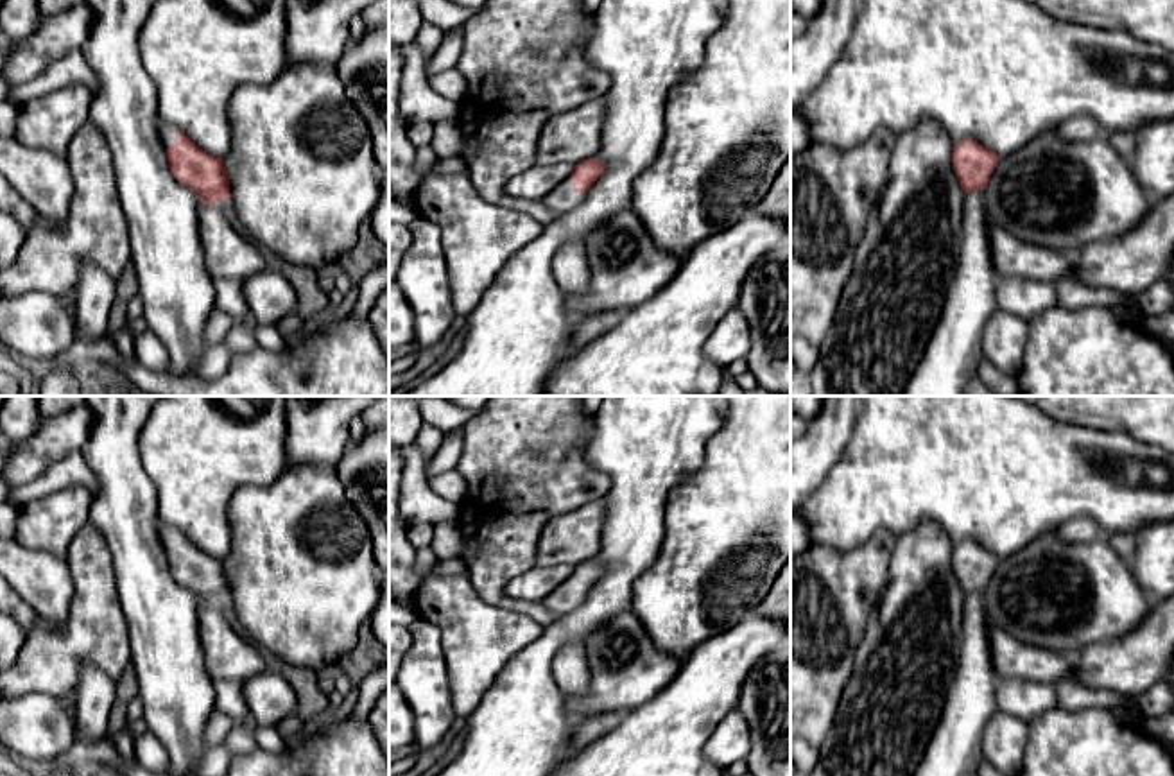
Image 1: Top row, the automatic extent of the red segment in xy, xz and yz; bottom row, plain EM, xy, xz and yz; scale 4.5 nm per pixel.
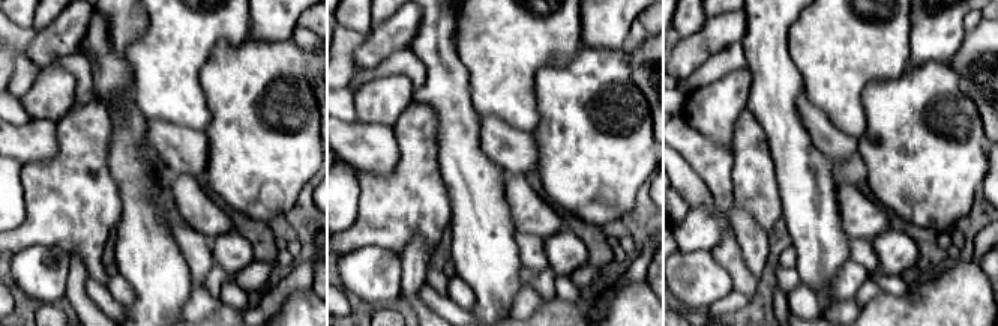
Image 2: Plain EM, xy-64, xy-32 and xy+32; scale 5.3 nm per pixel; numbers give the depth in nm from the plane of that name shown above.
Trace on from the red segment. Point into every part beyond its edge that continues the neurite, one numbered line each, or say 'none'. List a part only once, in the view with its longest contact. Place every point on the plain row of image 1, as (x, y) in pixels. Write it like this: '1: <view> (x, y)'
1: xz (561, 601)

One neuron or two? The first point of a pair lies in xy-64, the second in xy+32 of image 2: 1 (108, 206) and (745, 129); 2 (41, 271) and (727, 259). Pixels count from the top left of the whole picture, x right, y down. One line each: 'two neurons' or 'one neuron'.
1: one neuron
2: two neurons

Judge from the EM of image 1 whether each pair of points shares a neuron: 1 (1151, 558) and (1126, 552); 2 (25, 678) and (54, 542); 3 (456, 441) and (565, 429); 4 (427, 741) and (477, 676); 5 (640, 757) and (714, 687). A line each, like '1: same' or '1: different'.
1: different
2: different
3: different
4: different
5: same

